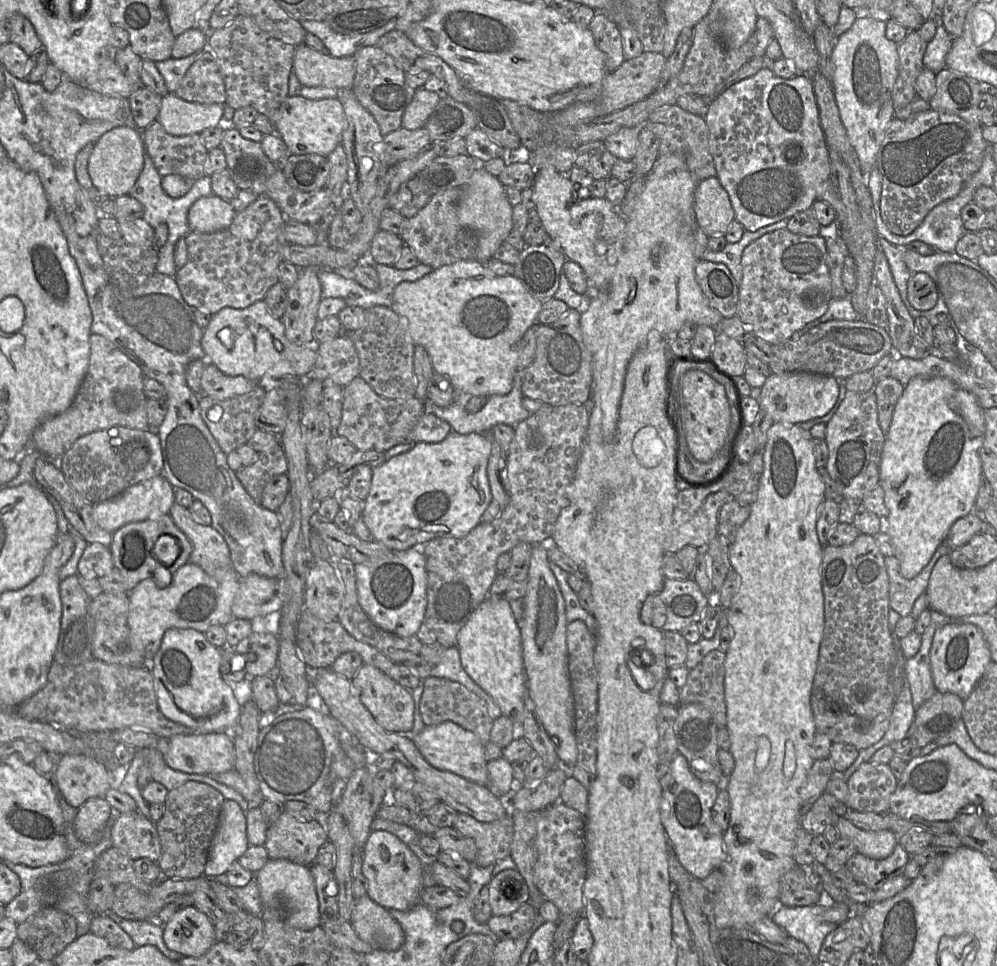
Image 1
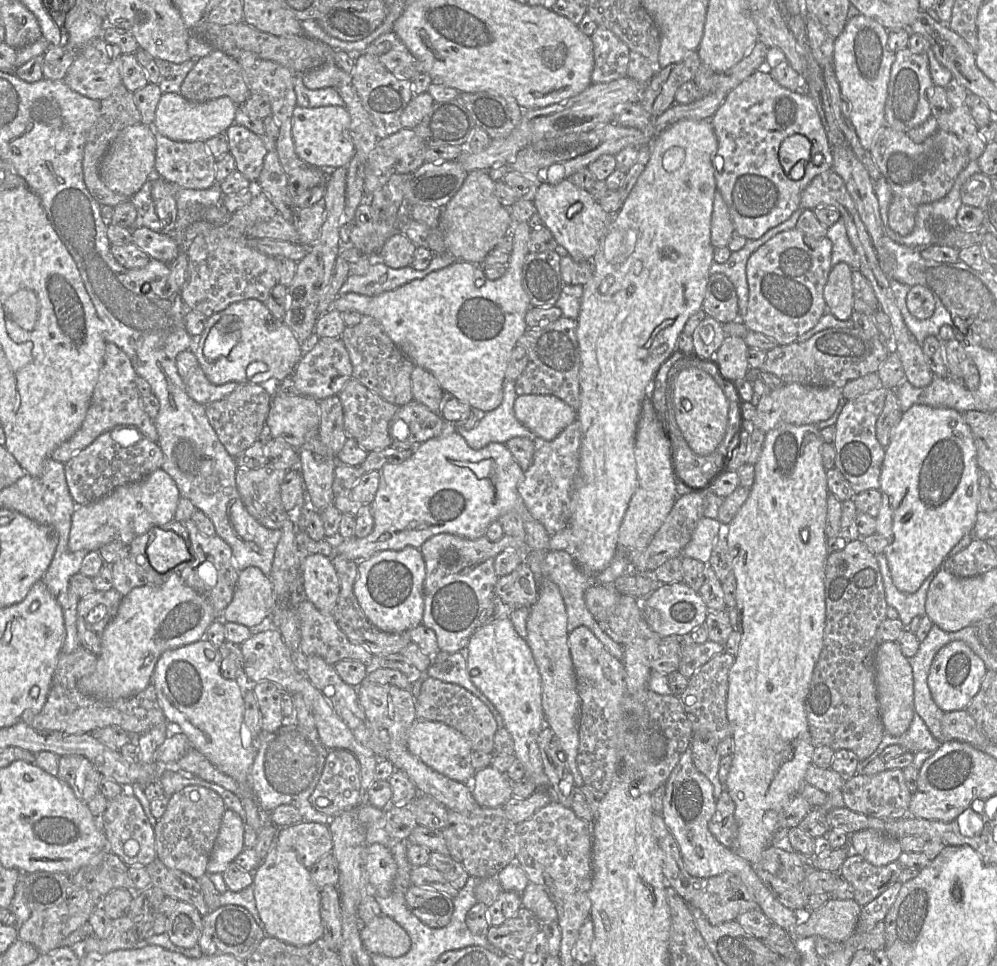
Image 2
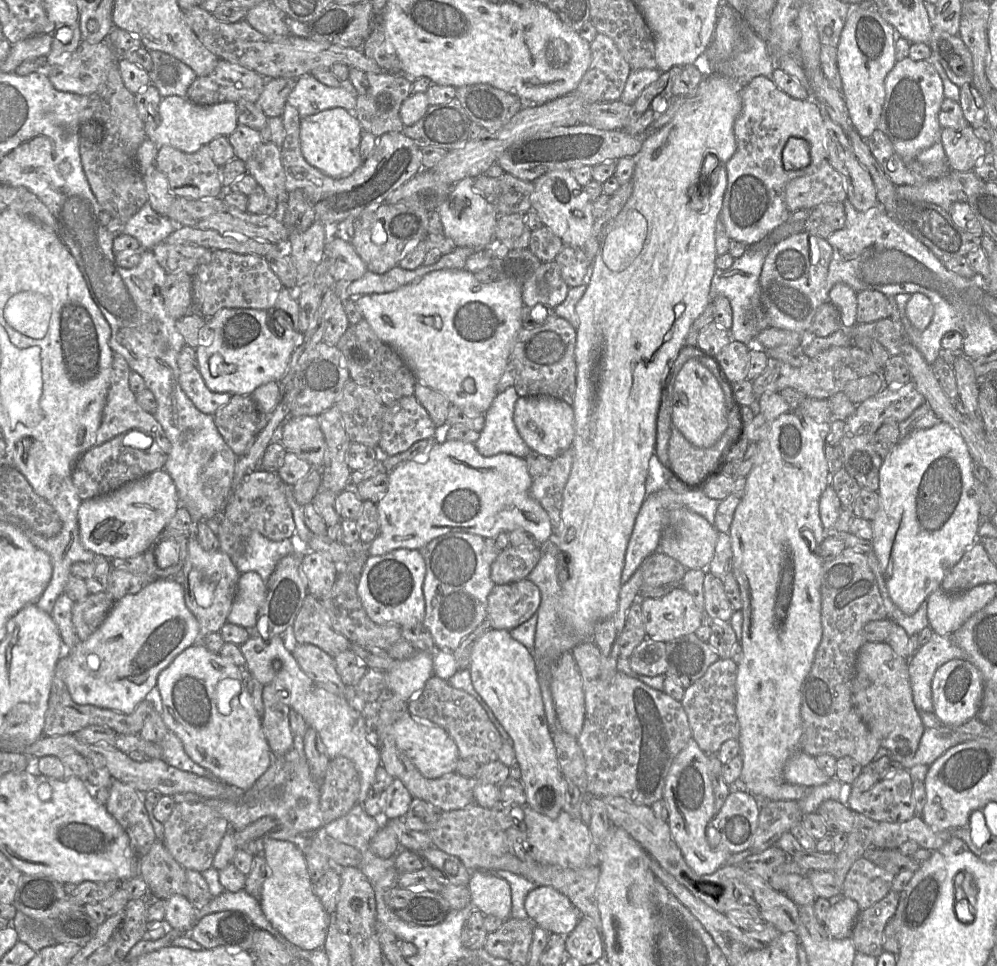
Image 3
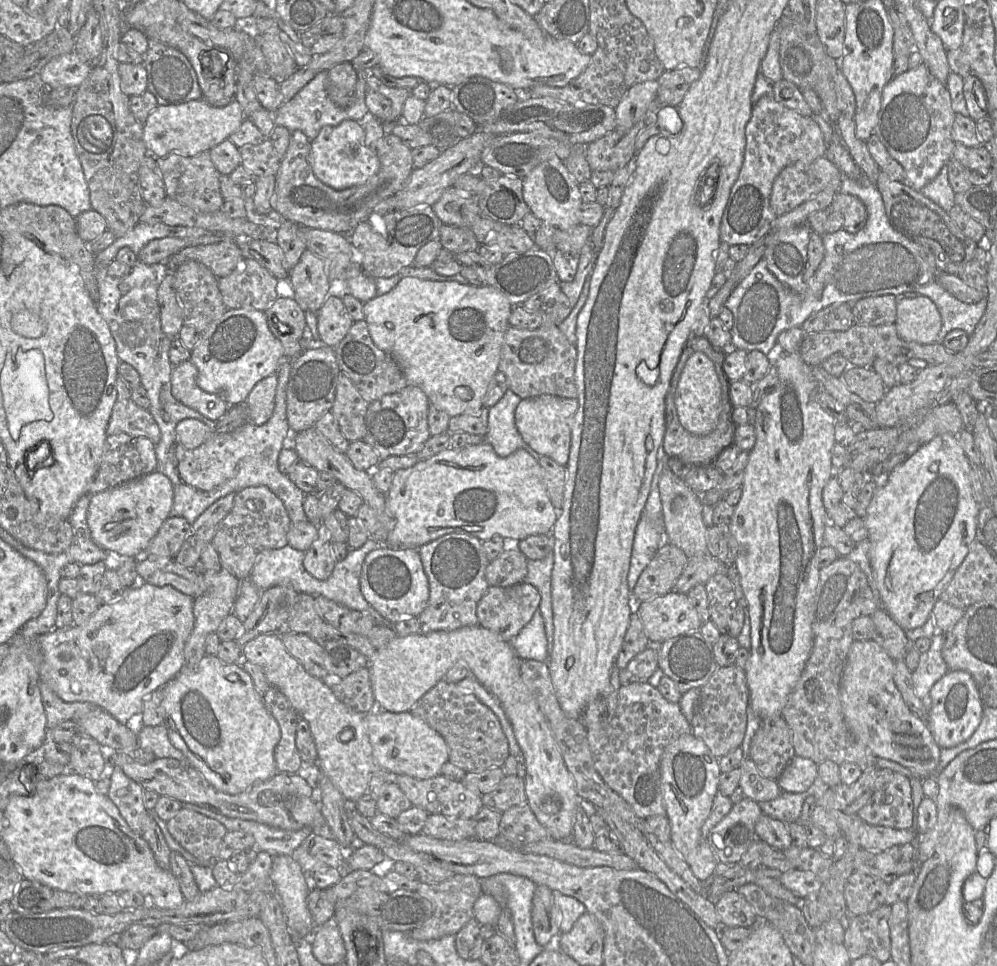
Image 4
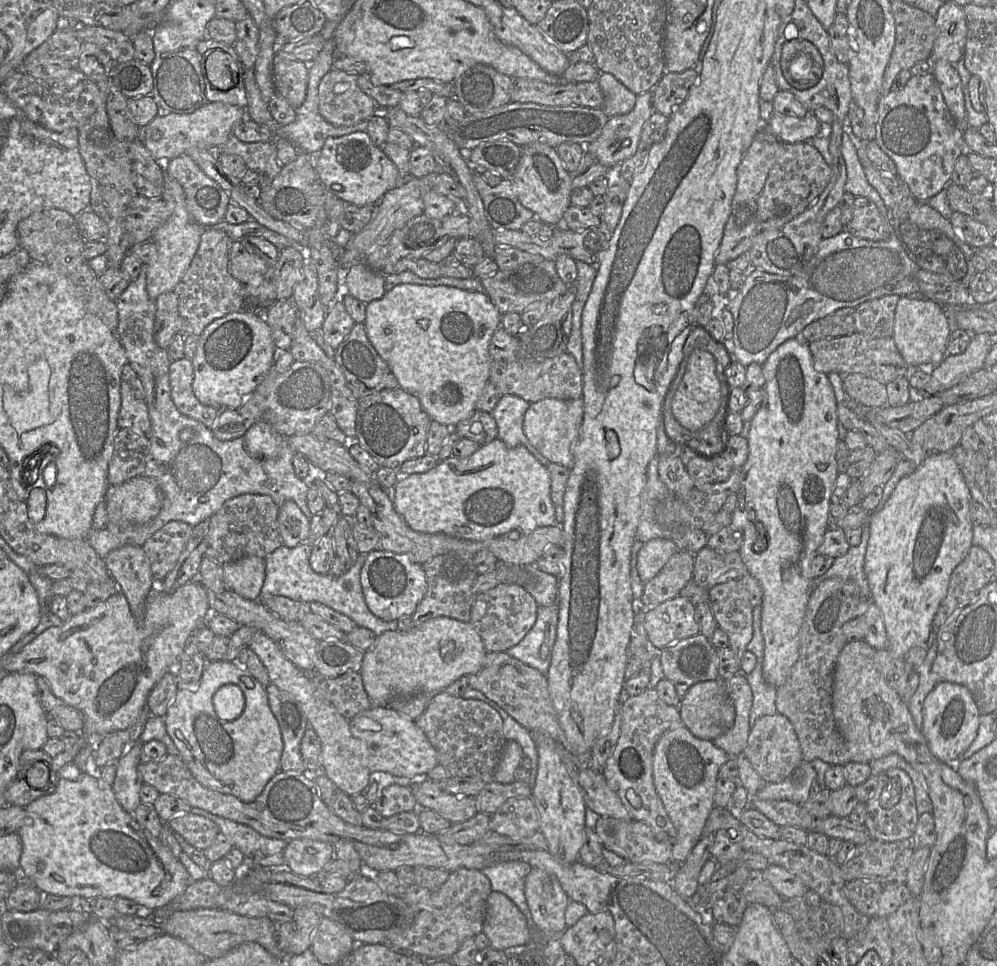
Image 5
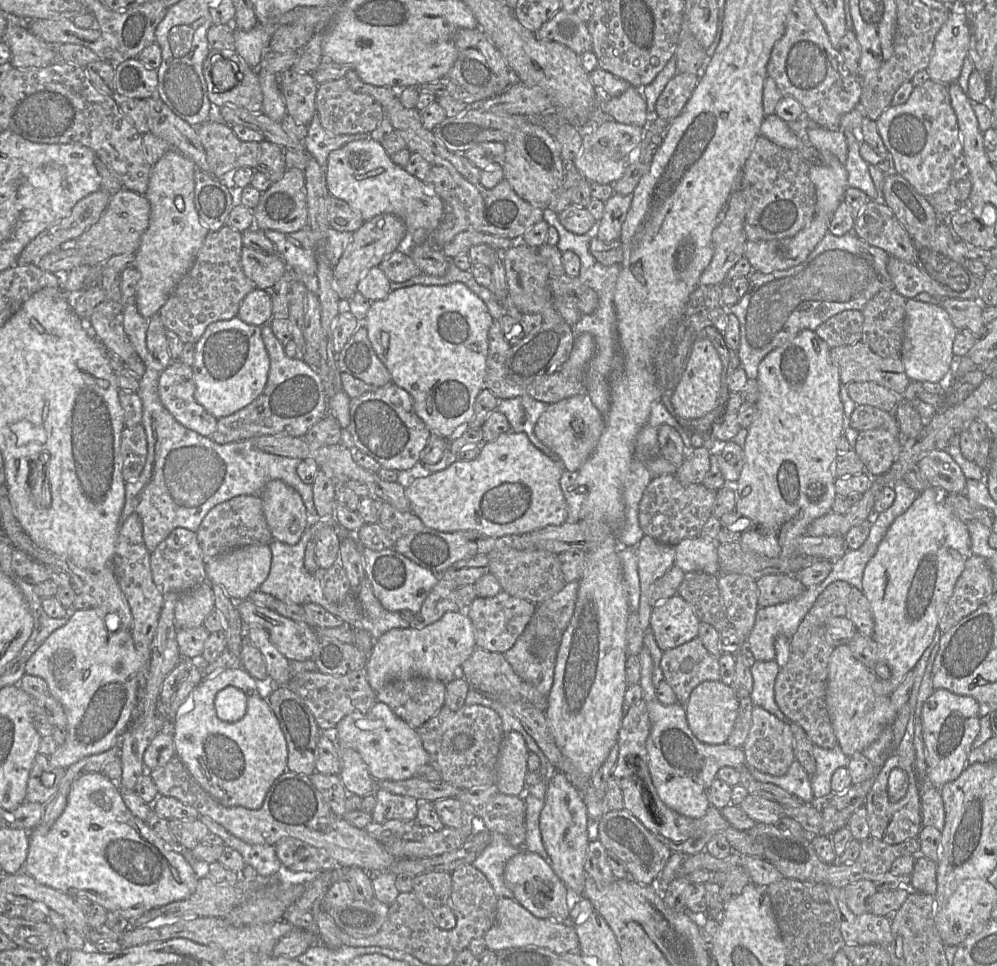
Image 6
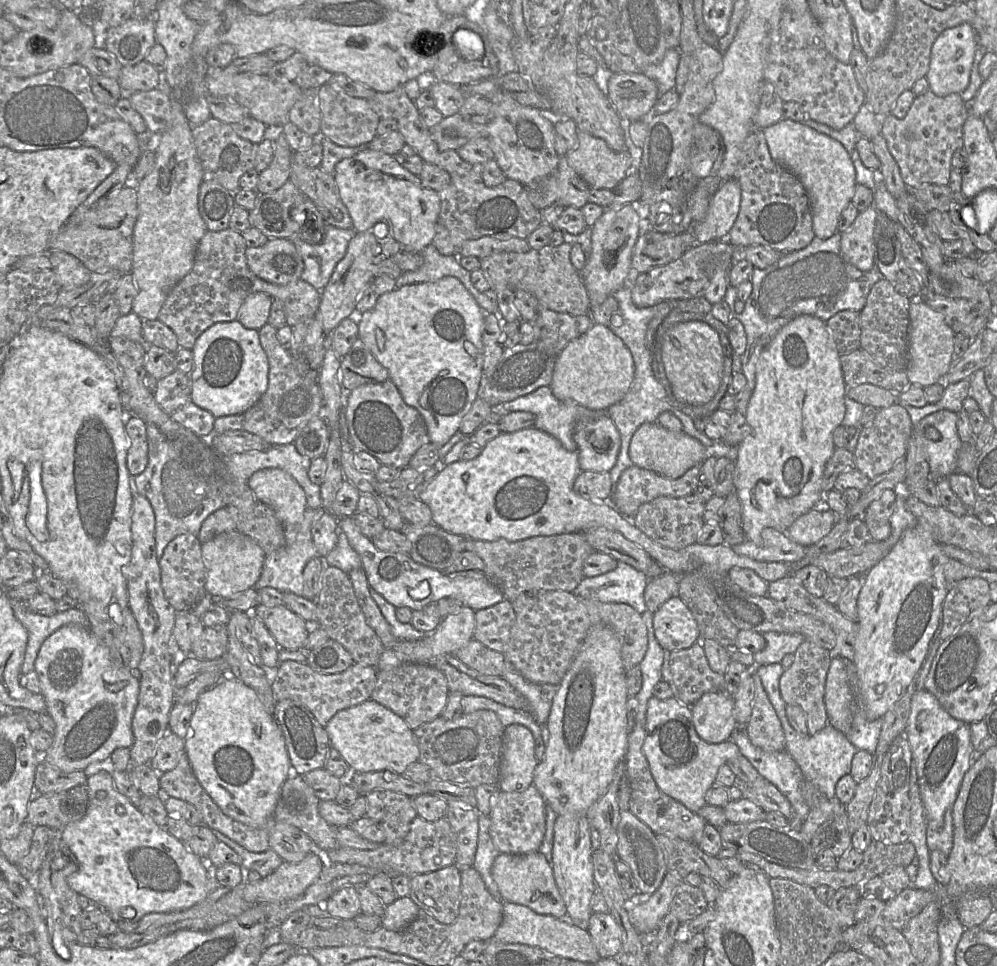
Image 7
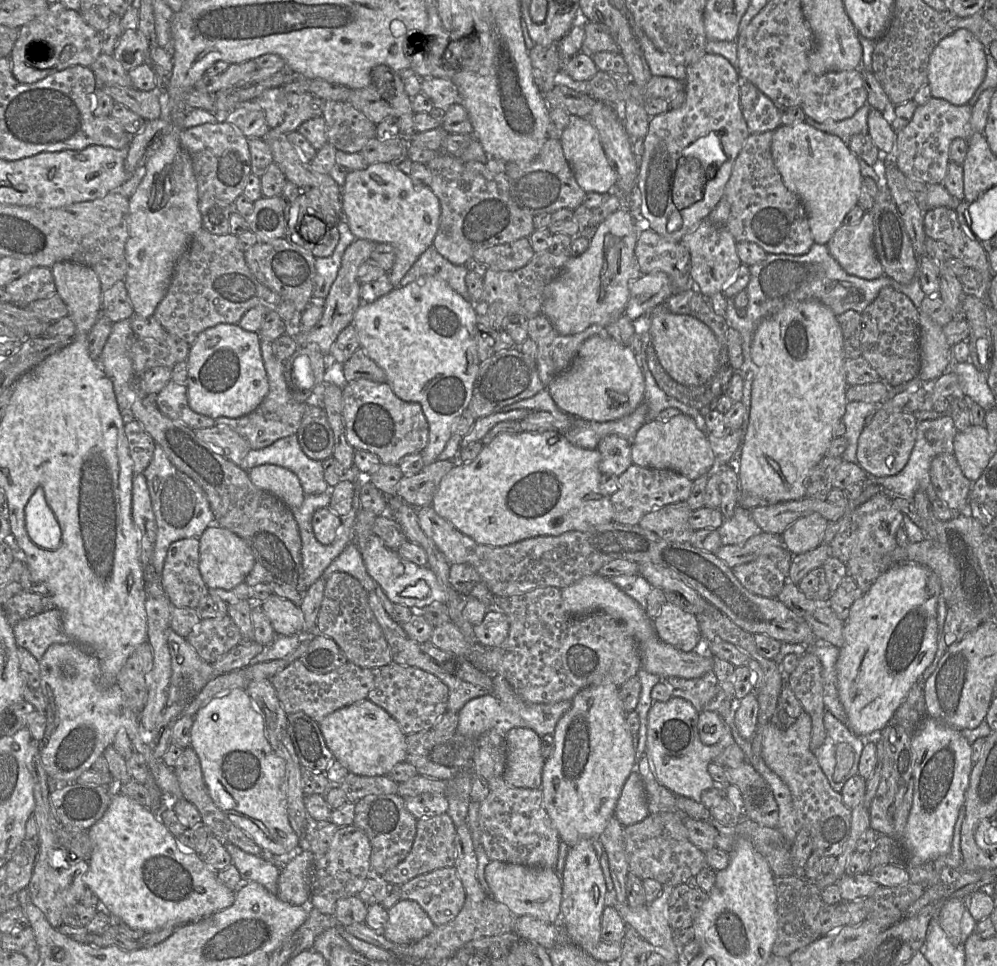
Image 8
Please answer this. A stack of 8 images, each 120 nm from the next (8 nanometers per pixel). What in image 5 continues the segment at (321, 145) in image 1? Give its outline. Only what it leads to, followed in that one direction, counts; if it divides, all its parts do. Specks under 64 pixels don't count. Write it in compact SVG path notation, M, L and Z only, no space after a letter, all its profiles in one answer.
M359 131L359 132L350 133L341 137L327 138L321 149L321 152L317 155L317 157L315 157L314 161L315 161L315 169L318 173L318 176L323 186L337 198L356 206L377 205L377 203L381 200L381 198L384 196L385 193L397 187L402 181L402 178L395 164L384 154L382 147L377 147L373 144L369 135L366 132Z

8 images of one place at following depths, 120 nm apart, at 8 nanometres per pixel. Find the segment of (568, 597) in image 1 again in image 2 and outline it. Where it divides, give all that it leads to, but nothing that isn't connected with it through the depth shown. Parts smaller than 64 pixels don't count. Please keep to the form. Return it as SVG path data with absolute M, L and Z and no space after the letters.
M564 550L548 551L544 555L544 578L553 581L559 588L562 595L566 613L567 613L567 630L568 633L578 626L588 627L597 639L604 645L606 650L615 658L622 661L624 655L624 646L614 642L598 625L593 615L585 603L585 591L595 585L594 579L579 567L573 556Z

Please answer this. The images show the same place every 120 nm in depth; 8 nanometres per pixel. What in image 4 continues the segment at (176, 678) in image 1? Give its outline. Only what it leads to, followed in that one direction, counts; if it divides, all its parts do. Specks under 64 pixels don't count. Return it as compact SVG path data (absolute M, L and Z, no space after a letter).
M204 655L196 668L186 668L184 666L181 672L162 688L162 692L165 714L164 724L171 743L184 754L190 765L199 771L216 789L232 795L239 794L254 785L269 780L278 772L275 764L274 750L281 737L280 727L276 719L265 707L263 698L255 690L251 676L239 664L227 664L222 662L216 655Z

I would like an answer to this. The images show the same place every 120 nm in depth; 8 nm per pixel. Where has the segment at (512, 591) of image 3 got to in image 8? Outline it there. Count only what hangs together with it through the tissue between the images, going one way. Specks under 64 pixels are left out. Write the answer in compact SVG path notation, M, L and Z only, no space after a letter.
M490 608L483 620L473 626L473 632L477 642L486 648L499 646L509 633L508 617L501 610Z

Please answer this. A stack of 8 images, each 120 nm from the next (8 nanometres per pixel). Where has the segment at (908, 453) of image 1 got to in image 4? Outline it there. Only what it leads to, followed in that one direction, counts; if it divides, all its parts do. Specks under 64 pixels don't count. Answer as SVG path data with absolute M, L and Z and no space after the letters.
M949 433L938 435L888 474L886 484L875 492L867 513L862 518L868 530L869 559L881 608L904 631L925 624L936 601L963 562L970 545L976 540L980 505L973 495L970 468L971 462L962 449L958 436Z

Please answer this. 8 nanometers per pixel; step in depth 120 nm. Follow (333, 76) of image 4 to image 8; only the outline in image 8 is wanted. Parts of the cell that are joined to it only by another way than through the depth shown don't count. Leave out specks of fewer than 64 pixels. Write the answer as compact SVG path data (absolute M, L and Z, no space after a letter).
M325 100L322 117L326 124L328 143L337 150L357 153L373 138L376 138L376 124L369 120L348 101Z

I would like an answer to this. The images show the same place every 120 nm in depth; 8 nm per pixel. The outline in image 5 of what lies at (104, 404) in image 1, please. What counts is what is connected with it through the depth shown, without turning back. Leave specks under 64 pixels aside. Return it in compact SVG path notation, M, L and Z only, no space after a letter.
M128 382L120 384L121 406L118 427L127 428L148 435L151 422L145 401L137 400Z

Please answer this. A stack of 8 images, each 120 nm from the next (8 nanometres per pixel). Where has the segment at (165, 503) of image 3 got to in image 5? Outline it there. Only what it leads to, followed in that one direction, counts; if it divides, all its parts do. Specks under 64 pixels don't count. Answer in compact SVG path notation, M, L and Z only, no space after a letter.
M144 475L137 476L119 485L110 485L105 495L108 524L119 529L126 529L131 525L144 524L154 519L160 512L163 492L158 482Z

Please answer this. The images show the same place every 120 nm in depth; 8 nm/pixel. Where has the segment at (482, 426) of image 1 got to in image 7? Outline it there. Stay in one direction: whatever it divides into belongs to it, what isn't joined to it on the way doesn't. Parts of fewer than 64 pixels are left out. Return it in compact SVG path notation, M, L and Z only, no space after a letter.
M548 386L540 387L527 395L505 402L499 405L497 410L501 412L524 411L533 413L535 415L533 427L555 437L568 451L577 450L577 444L573 439L573 432L578 422L588 422L602 415L607 415L604 411L590 410L577 403L561 401L554 396Z

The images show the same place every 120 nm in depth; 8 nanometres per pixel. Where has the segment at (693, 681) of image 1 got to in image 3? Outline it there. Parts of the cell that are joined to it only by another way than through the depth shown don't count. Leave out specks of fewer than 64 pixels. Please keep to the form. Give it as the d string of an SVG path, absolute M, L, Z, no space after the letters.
M731 658L718 659L706 673L685 690L682 705L687 713L692 737L707 754L717 754L722 744L738 739L740 725L736 714L736 679L738 664Z

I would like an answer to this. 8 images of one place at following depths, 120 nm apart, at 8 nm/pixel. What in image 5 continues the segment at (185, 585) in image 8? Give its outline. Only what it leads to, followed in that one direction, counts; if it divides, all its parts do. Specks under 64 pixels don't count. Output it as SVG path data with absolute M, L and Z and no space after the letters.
M170 521L149 537L142 546L156 583L175 567L193 527L182 521Z

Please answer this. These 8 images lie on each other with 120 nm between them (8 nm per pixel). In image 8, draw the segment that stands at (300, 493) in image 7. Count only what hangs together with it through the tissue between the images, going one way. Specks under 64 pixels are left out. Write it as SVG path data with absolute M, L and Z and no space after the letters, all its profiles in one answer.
M263 464L248 471L251 482L263 491L283 501L291 510L297 510L304 501L299 478L287 468Z

